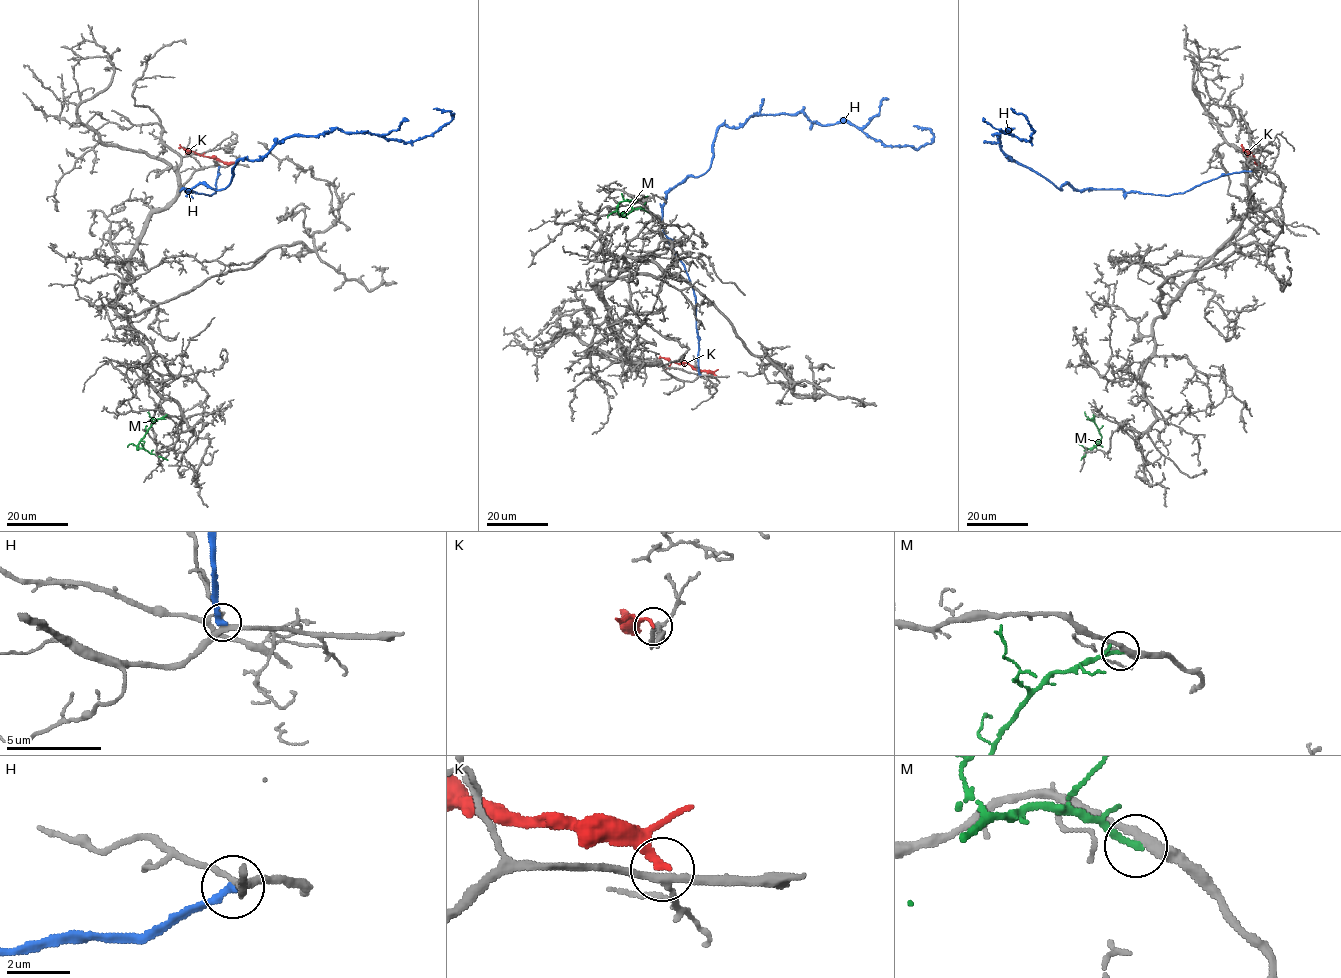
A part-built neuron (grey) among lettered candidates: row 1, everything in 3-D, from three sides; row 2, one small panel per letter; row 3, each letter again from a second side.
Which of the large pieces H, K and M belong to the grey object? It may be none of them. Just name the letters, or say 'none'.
none

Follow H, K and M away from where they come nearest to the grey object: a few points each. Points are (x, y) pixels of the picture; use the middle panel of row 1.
H: (699, 374), (696, 303), (662, 205), (711, 165), (718, 128), (802, 112), (886, 145), (931, 142), (913, 126)
K: (715, 375), (659, 356)
M: (648, 212), (638, 208), (621, 216), (617, 210), (621, 201), (647, 196)

